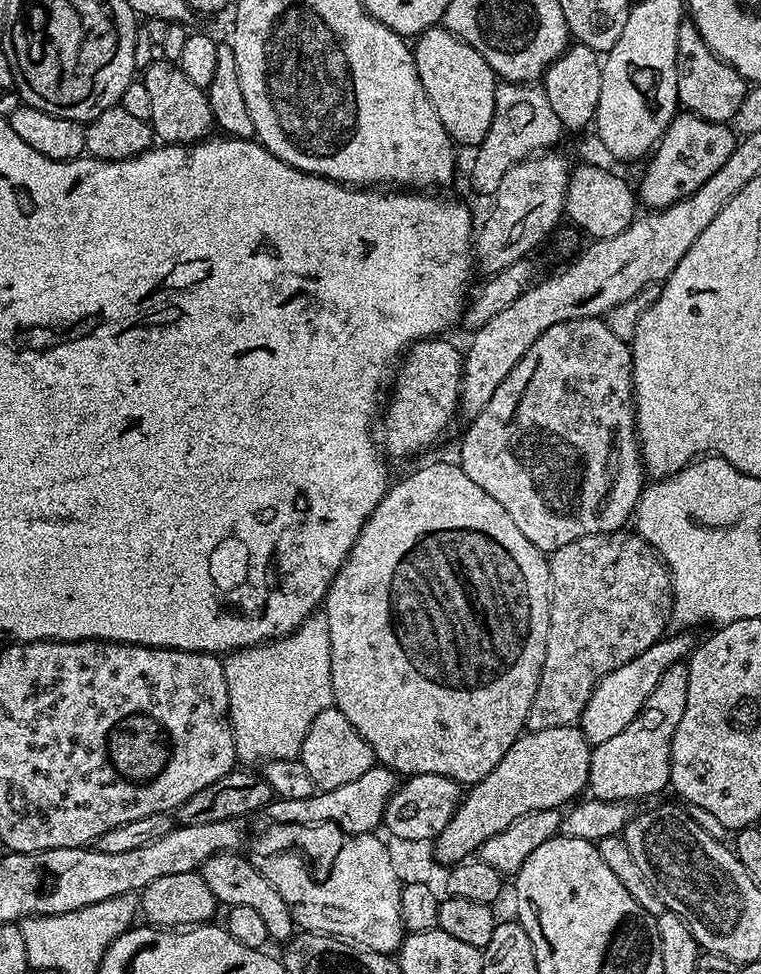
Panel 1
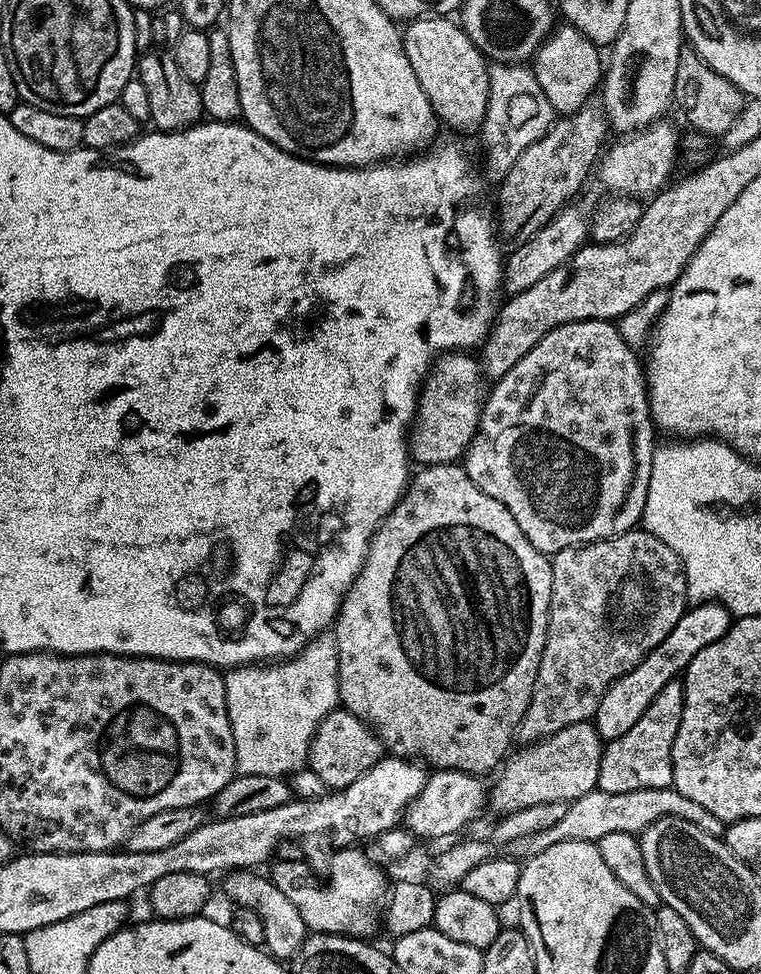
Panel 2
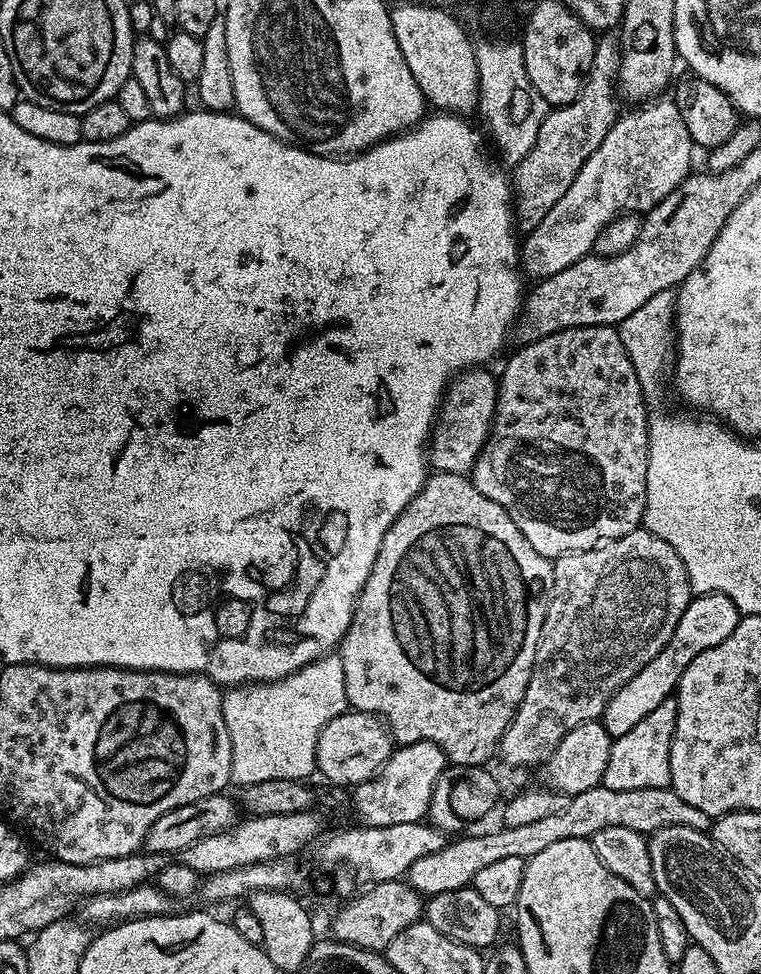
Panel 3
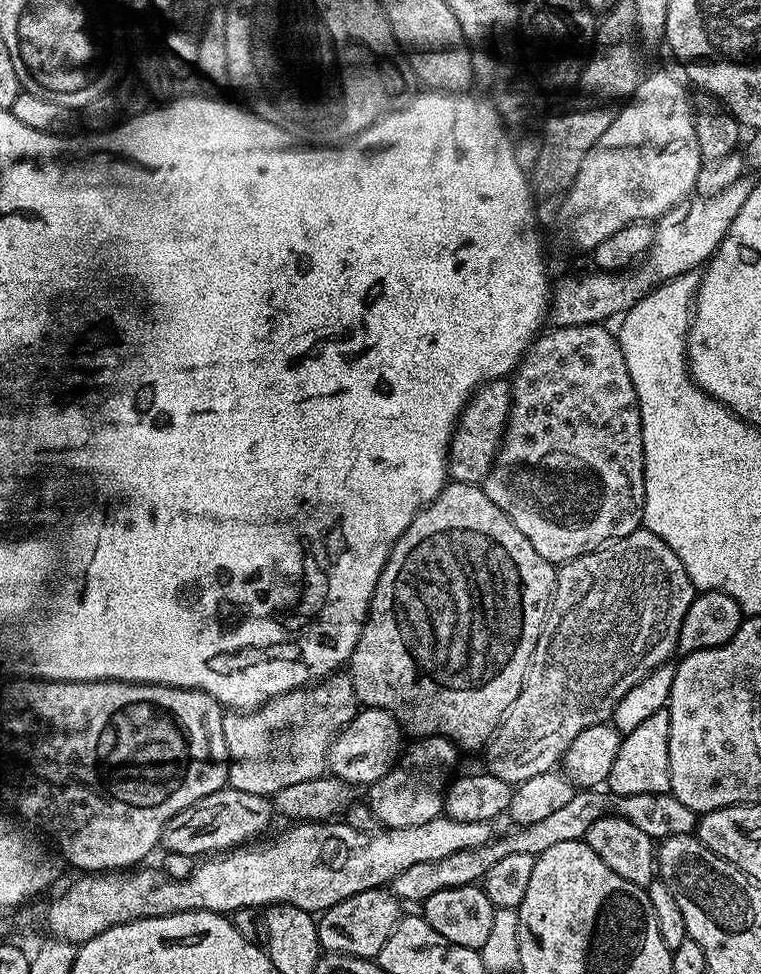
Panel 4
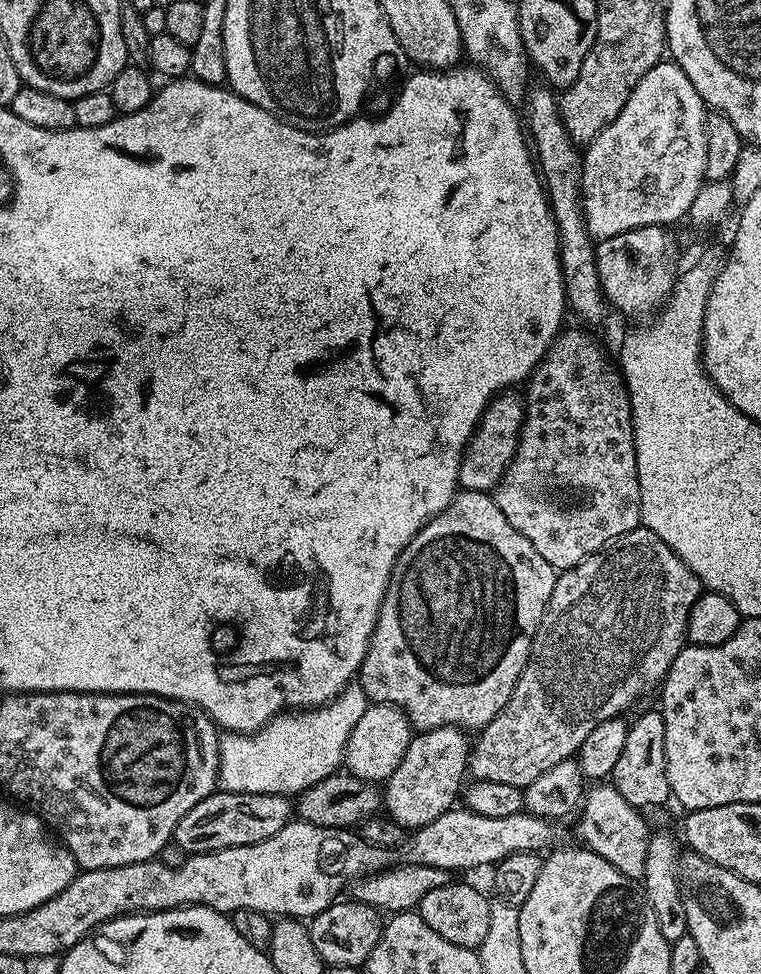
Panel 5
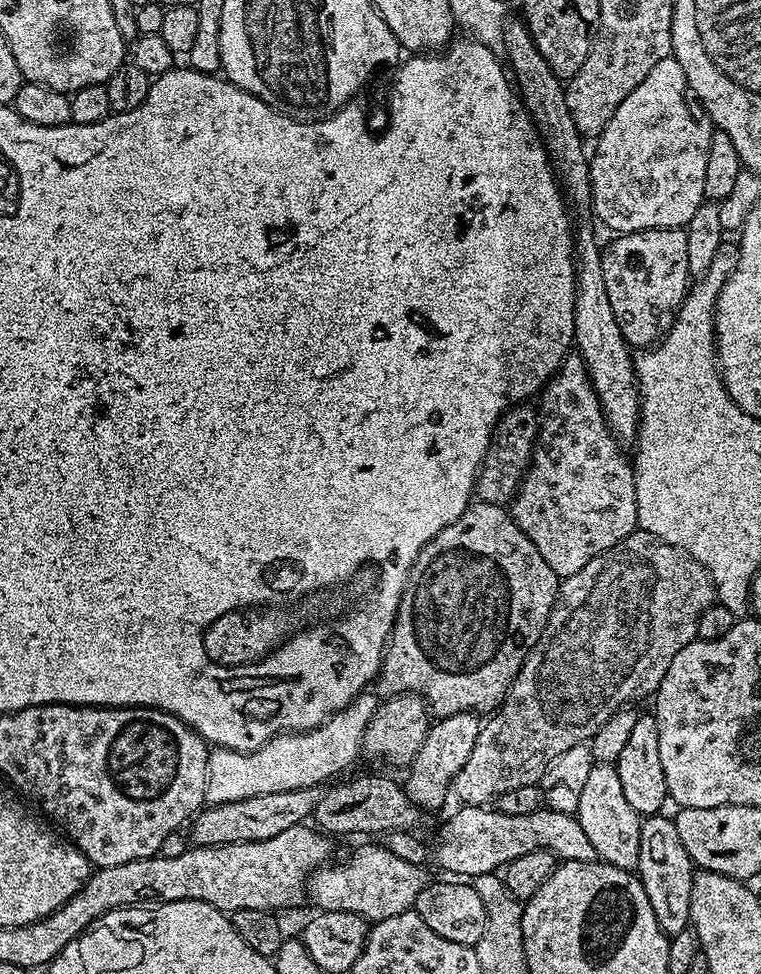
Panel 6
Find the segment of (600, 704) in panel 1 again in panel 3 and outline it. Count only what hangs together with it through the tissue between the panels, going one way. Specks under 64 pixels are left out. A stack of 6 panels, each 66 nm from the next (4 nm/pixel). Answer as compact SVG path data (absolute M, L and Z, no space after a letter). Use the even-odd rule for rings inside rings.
M705 592L693 595L692 601L686 606L682 618L678 618L678 626L670 638L670 642L606 706L602 717L604 728L612 735L618 737L622 734L630 734L646 714L654 714L662 702L666 702L675 693L676 687L680 685L682 674L702 650L710 650L714 646L719 646L734 634L734 626L738 626L741 612L726 598L726 594L721 592Z

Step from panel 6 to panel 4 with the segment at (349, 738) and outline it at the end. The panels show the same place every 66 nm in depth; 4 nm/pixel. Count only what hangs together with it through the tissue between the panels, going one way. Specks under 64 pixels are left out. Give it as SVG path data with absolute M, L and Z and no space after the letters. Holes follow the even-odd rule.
M344 670L337 671L323 682L276 696L254 712L229 711L224 717L228 784L246 790L246 794L271 798L278 790L294 786L294 782L306 782L325 775L328 747L357 711L354 682Z

